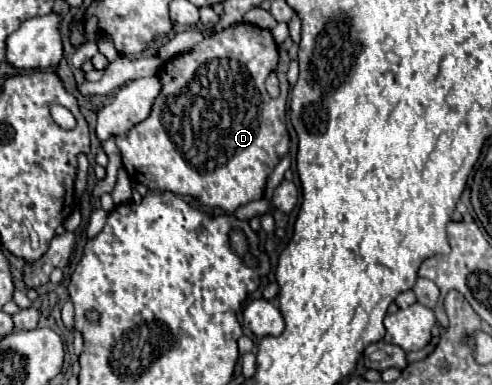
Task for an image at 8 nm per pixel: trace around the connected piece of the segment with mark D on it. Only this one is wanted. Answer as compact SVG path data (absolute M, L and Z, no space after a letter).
M233 24L211 38L205 38L187 52L167 60L159 68L161 92L155 98L151 114L135 124L127 136L117 136L117 148L129 178L147 186L151 192L173 192L179 196L193 196L205 206L219 206L225 212L259 200L265 192L267 176L289 150L289 136L285 128L285 108L289 82L283 72L277 72L281 94L271 98L265 90L265 80L277 70L279 52L269 30L255 24Z

